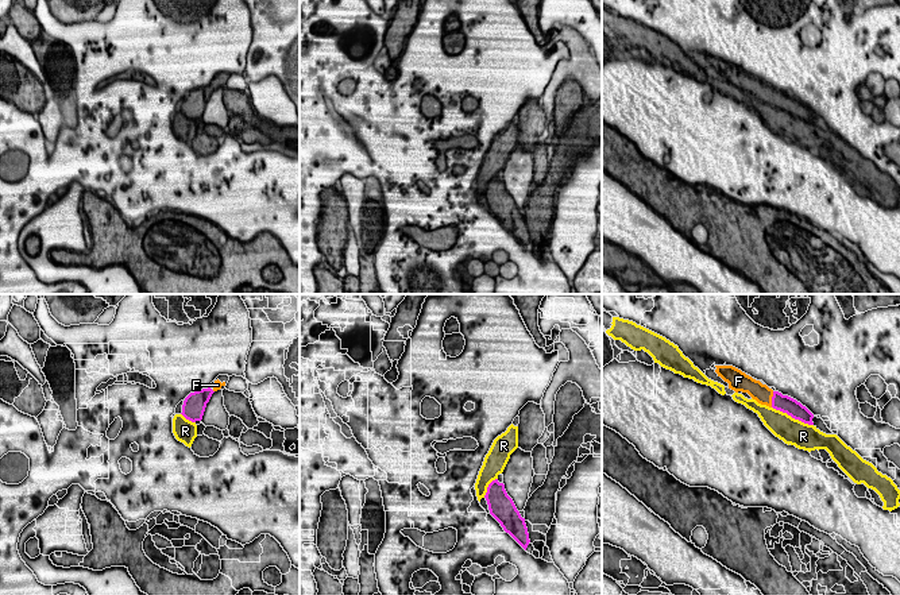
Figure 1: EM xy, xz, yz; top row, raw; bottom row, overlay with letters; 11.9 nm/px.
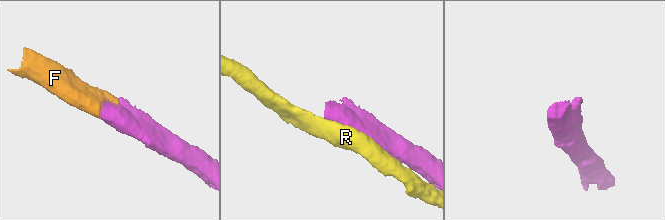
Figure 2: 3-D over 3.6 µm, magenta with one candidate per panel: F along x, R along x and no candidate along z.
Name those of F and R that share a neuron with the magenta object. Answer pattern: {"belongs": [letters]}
{"belongs": ["F"]}

